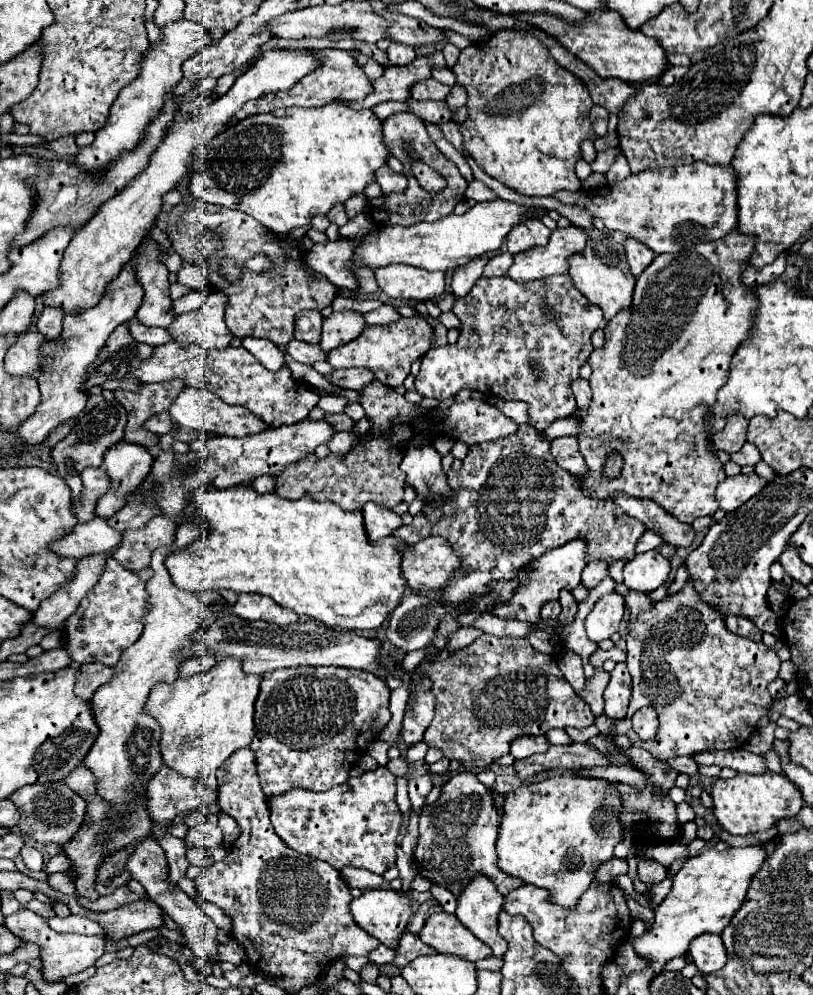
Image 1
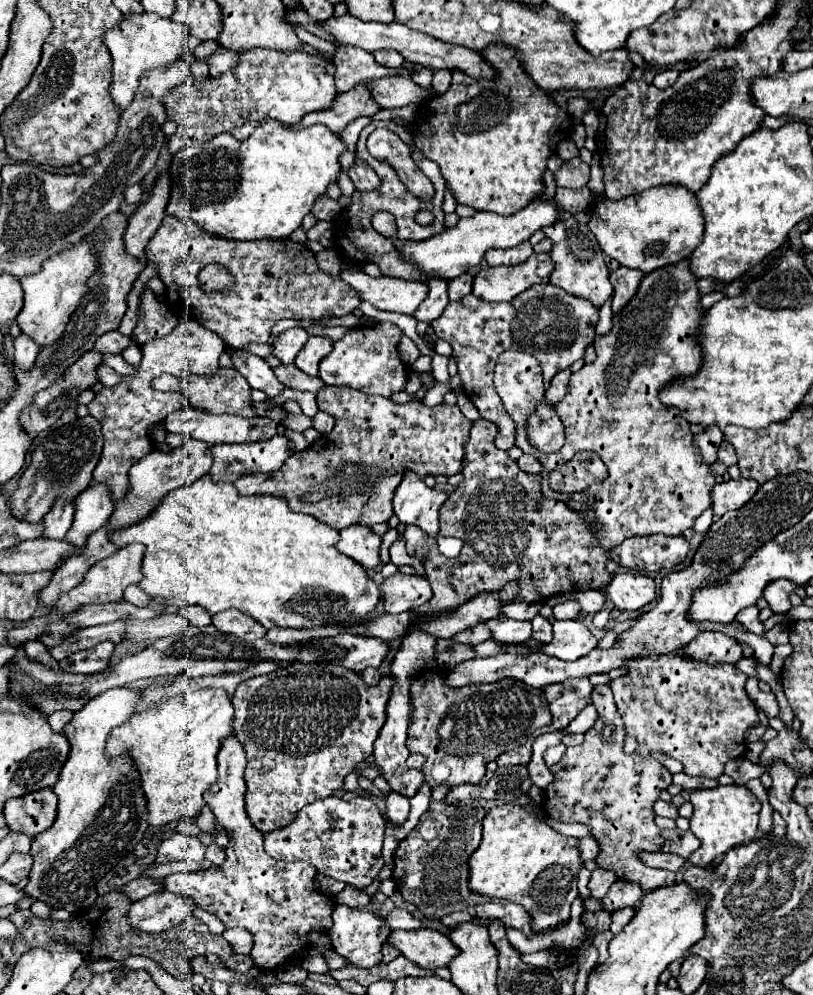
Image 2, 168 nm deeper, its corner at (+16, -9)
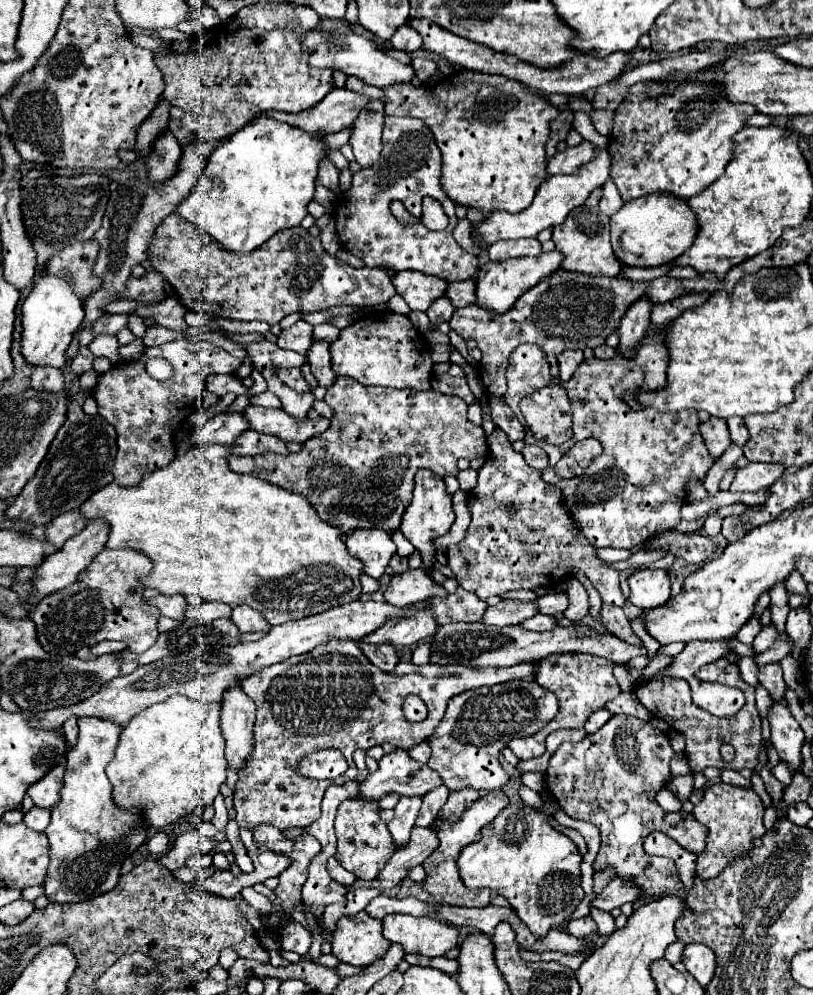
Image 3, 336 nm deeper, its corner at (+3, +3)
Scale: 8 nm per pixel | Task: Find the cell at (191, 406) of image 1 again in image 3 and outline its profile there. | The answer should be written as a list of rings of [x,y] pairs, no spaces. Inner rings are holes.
[[[249,405],[245,409],[245,415],[255,431],[277,435],[279,439],[285,439],[285,443],[289,441],[305,443],[307,439],[311,439],[313,435],[329,427],[329,419],[323,419],[323,417],[319,417],[317,421],[295,419],[283,409],[265,409],[265,407],[255,407],[255,405]]]

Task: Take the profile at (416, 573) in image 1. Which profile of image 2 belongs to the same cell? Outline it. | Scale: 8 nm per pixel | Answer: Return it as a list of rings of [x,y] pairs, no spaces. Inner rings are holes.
[[[396,573],[380,585],[384,595],[386,613],[404,613],[410,609],[418,609],[432,597],[430,583],[424,575],[402,575]]]

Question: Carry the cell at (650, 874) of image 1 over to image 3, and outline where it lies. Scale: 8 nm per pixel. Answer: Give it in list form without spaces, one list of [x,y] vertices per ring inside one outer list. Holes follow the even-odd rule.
[[[613,879],[609,885],[591,899],[591,905],[601,909],[601,911],[613,911],[625,903],[635,903],[637,901],[637,887],[629,883],[629,879]]]

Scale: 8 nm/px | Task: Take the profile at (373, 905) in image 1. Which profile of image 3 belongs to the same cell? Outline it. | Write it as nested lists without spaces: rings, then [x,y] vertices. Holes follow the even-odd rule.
[[[361,911],[337,921],[337,929],[331,933],[331,947],[341,963],[367,967],[383,957],[391,943],[381,935],[381,921],[369,919],[369,915]]]

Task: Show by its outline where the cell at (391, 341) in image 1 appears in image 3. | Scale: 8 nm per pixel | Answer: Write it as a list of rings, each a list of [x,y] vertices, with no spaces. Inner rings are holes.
[[[385,311],[383,315],[363,315],[345,327],[337,341],[329,345],[331,365],[337,375],[351,377],[363,385],[395,389],[431,389],[431,349],[425,337],[411,325],[409,317]]]

